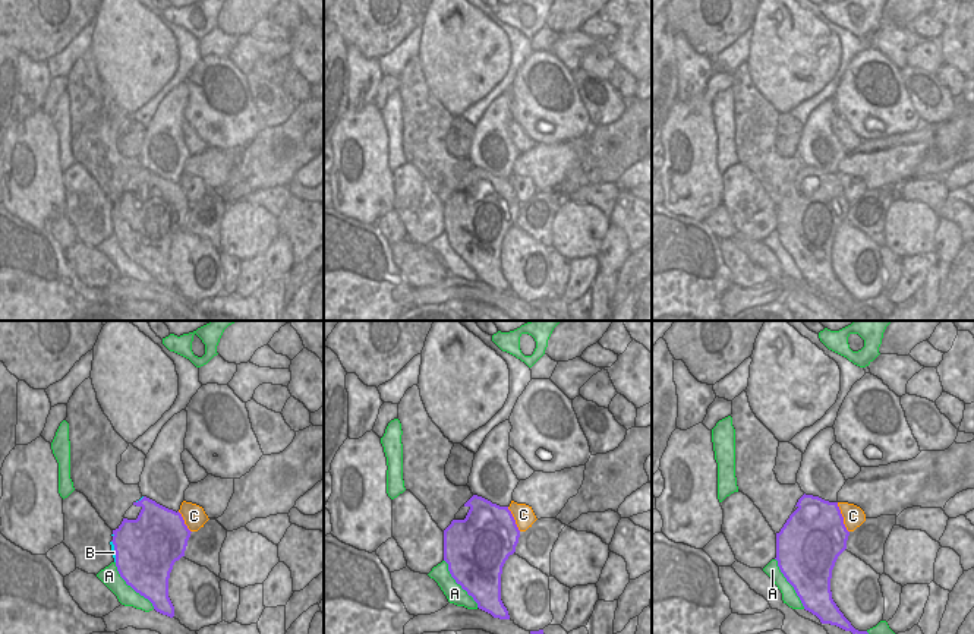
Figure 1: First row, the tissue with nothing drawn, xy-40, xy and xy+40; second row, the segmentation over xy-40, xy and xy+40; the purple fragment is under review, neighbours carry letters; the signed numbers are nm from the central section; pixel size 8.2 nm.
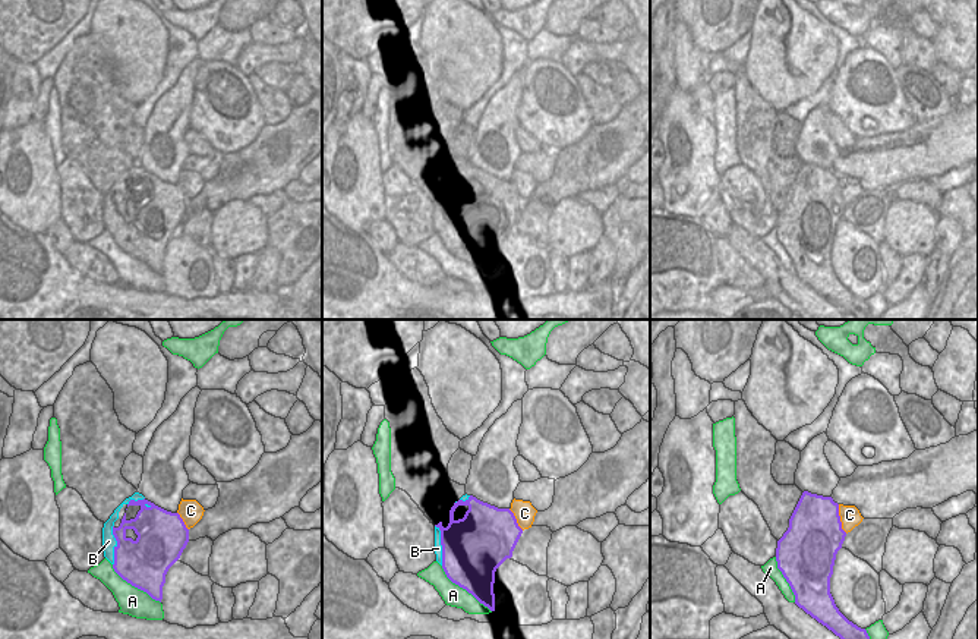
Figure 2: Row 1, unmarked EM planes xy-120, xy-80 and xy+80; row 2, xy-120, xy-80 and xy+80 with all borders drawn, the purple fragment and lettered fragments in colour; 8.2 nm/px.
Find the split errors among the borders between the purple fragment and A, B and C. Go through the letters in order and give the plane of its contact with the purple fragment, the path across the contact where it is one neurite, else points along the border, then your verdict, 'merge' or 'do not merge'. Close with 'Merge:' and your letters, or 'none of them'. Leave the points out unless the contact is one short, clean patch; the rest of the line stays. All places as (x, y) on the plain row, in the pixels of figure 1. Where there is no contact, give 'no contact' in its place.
A: meets purple in xy-40; do not merge
B: meets purple in xy-40; merge
C: meets purple in xy+40; do not merge
Merge: B

